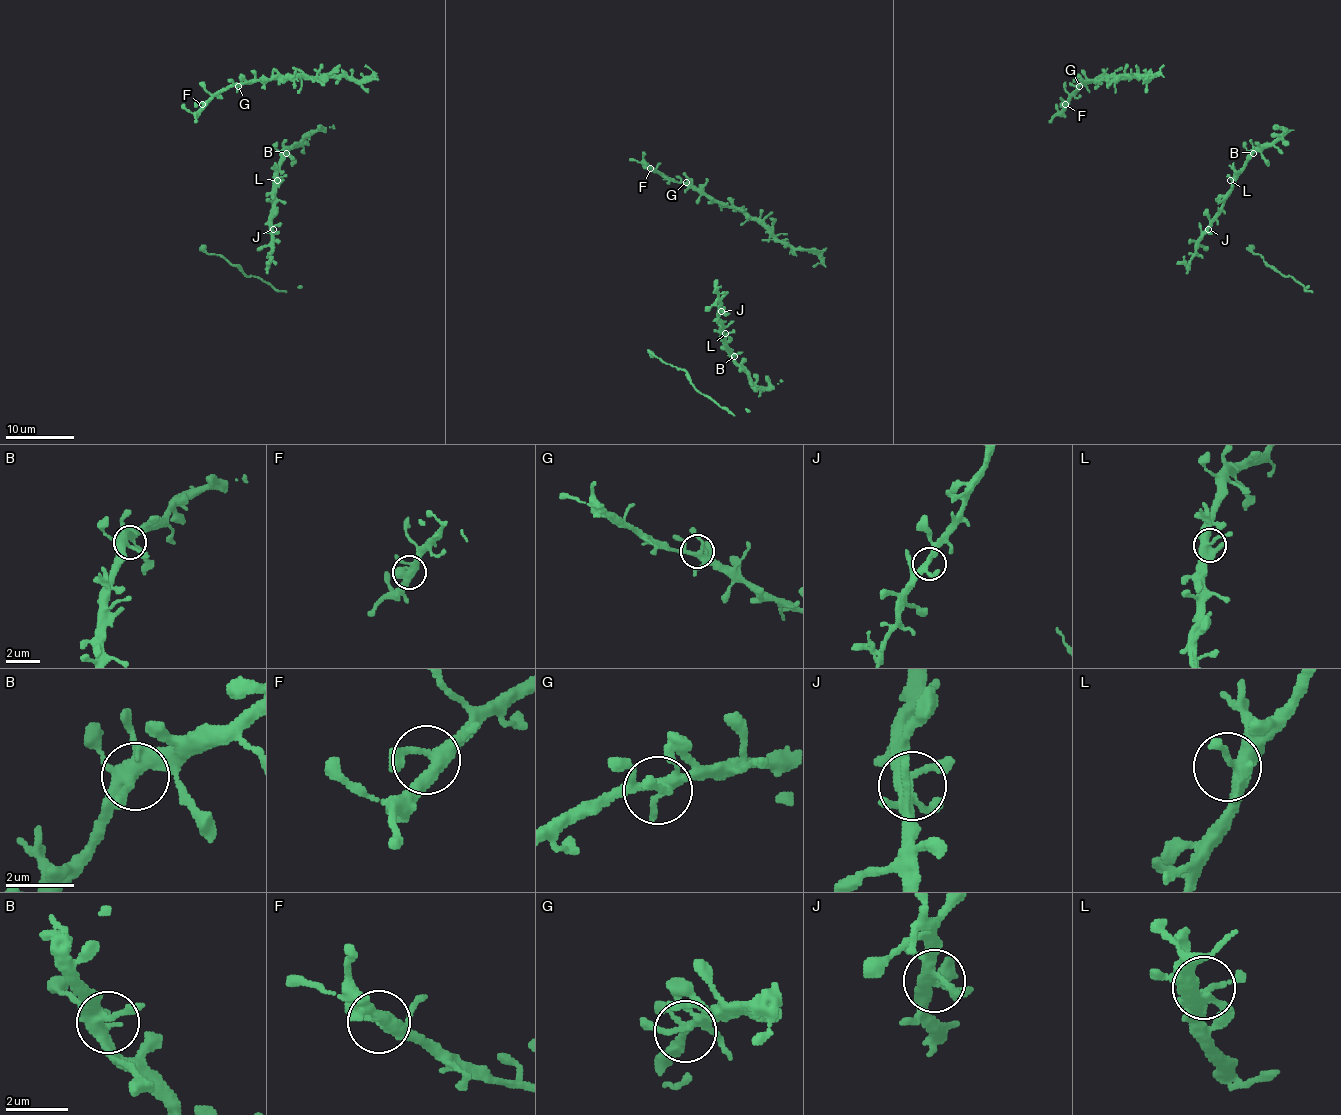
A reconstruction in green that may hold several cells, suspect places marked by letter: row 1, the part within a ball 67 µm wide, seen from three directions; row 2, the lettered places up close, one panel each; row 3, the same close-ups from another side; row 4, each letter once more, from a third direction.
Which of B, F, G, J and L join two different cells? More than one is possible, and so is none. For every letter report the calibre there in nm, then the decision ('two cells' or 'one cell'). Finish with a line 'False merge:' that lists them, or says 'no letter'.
B: 420 nm | one cell
F: 340 nm | one cell
G: 240 nm | one cell
J: 320 nm | one cell
L: 360 nm | one cell
False merge: no letter

